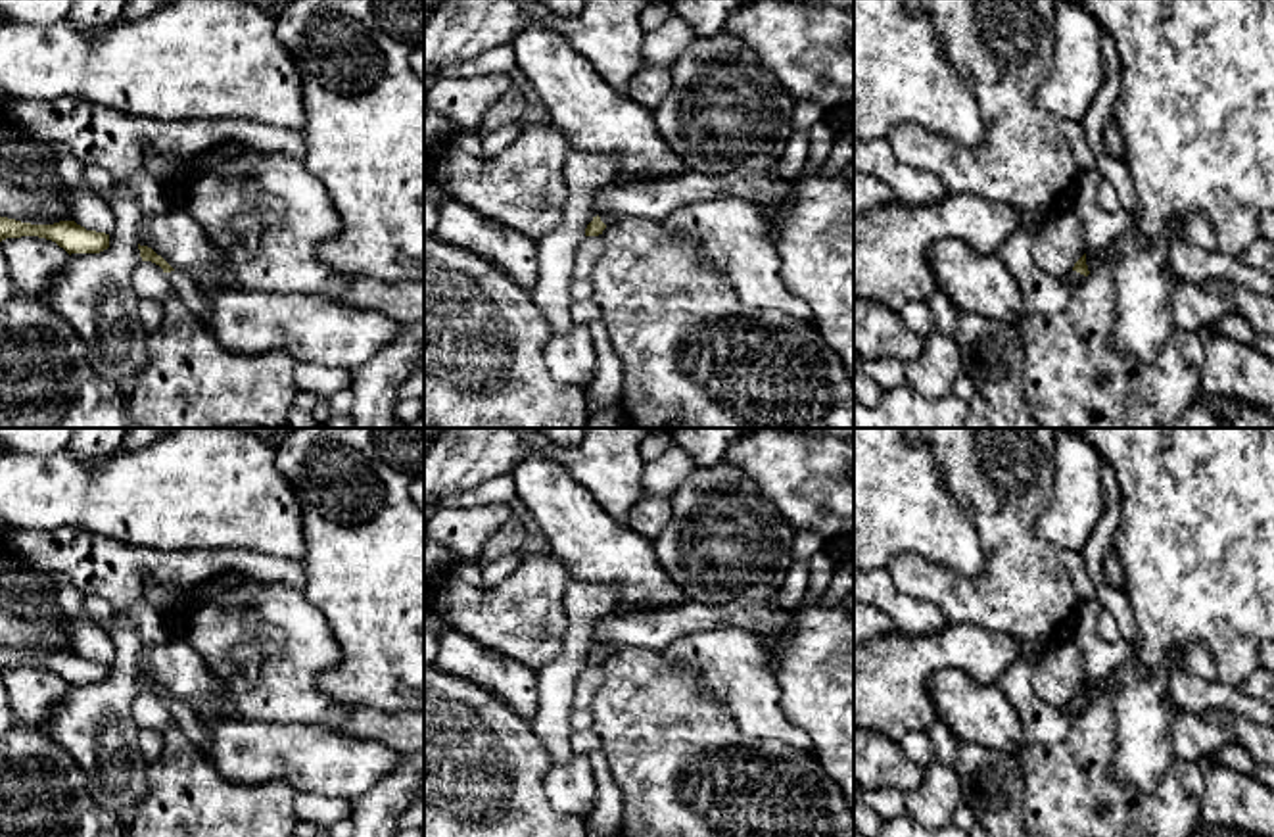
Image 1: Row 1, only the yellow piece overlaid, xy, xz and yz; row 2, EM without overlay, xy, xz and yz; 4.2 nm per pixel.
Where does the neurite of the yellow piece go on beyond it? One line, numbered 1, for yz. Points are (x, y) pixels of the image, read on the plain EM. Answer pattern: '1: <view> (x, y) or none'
1: yz (1075, 709)

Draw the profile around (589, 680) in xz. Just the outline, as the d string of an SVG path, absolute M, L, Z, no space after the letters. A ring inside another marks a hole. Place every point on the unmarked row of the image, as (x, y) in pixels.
M583 666L576 680L574 697L572 697L572 710L570 710L570 724L572 729L587 729L591 728L591 706L597 691L604 682L602 666Z

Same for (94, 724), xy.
M127 618L107 628L107 634L115 645L109 678L71 683L50 714L48 733L77 760L96 804L129 816L148 791L148 762L130 712L142 691L142 641Z

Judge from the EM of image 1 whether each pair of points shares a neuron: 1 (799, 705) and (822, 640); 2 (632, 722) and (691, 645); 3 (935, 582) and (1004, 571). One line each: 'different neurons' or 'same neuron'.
1: same neuron
2: different neurons
3: same neuron

